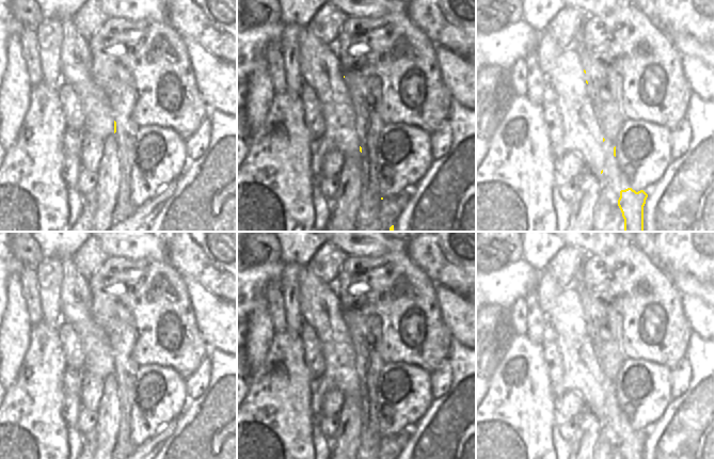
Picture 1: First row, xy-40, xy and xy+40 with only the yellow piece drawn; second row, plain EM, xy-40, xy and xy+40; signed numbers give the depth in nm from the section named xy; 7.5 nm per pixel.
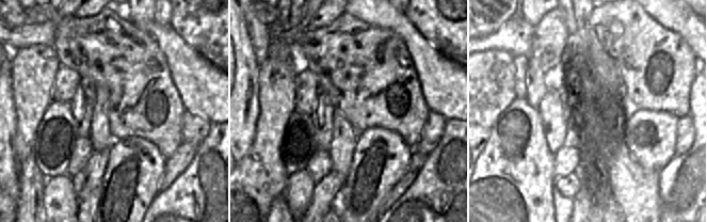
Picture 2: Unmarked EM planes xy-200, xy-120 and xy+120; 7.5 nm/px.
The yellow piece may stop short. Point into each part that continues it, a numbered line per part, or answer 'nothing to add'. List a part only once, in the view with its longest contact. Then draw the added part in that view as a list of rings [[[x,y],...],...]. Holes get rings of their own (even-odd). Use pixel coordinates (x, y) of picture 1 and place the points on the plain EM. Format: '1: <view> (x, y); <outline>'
1: xy-40 (99, 359); [[[74,258],[61,260],[63,279],[61,281],[61,322],[68,322],[82,343],[84,368],[105,380],[114,374],[114,351],[104,330],[97,326],[91,315],[91,289],[74,264]]]

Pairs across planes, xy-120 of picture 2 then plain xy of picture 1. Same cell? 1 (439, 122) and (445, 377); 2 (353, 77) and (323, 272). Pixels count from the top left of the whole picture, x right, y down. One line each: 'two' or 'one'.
1: one
2: two

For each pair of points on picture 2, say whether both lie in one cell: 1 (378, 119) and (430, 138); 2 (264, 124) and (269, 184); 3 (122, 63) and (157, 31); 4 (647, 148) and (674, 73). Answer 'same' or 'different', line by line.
1: different
2: same
3: different
4: different

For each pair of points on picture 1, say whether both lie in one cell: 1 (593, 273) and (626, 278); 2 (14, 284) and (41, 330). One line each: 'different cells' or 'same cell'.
1: same cell
2: different cells

